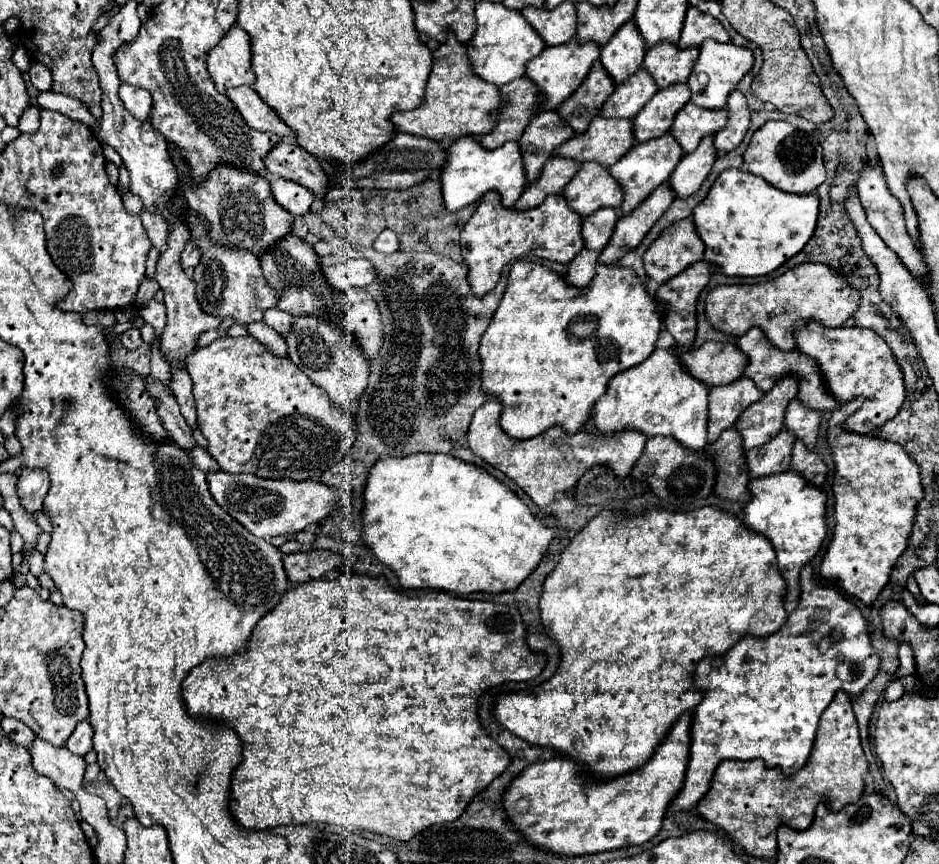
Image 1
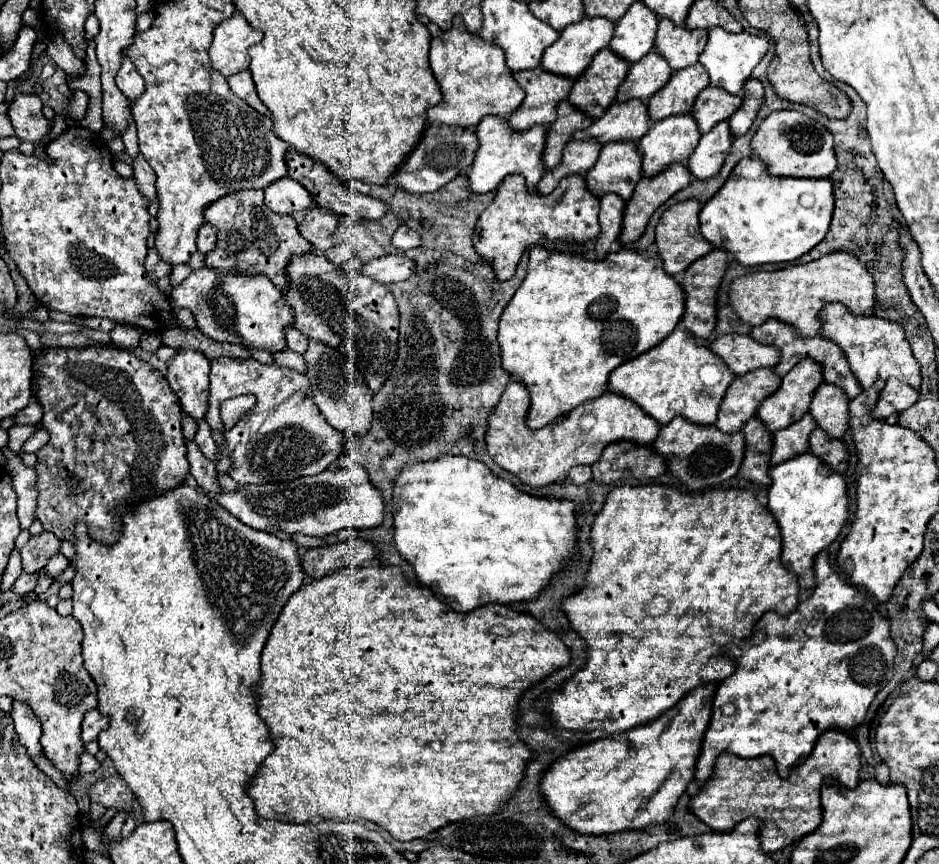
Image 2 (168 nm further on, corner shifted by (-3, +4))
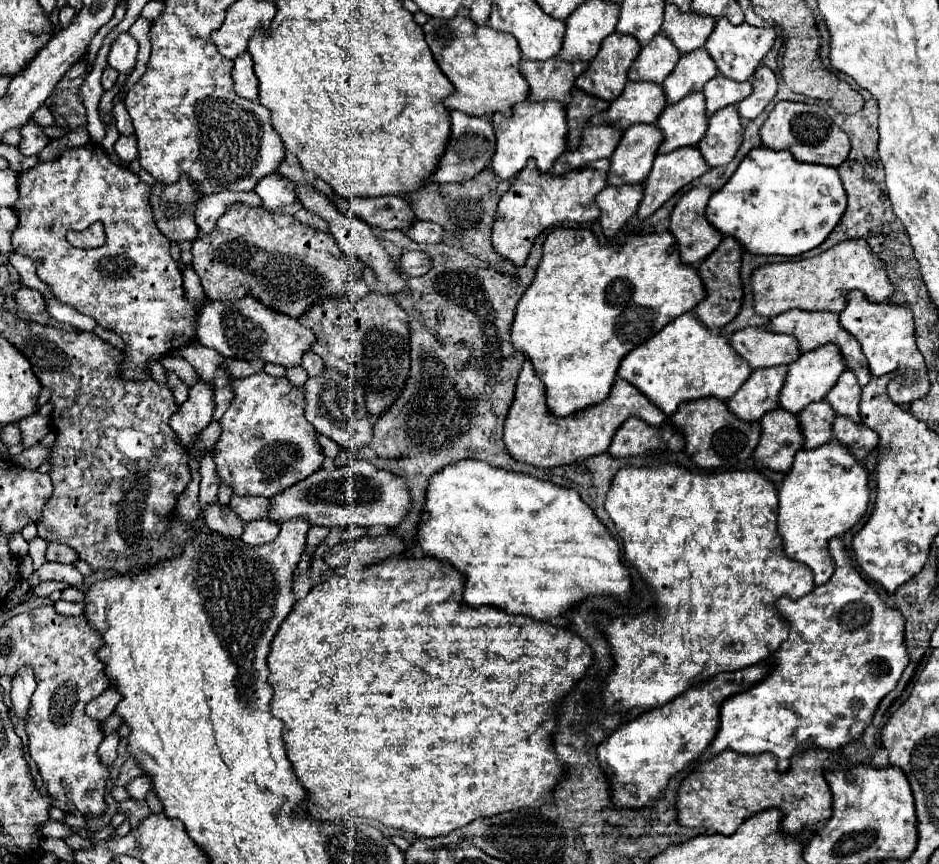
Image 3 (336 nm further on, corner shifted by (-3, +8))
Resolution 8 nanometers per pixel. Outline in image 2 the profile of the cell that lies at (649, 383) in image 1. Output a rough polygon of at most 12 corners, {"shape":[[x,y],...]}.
{"shape":[[676,328],[608,390],[660,426],[716,422],[734,372]]}

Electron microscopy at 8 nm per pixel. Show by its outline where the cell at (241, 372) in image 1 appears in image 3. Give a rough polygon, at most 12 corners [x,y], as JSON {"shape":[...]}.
{"shape":[[232,380],[216,472],[272,498],[322,468],[304,390]]}

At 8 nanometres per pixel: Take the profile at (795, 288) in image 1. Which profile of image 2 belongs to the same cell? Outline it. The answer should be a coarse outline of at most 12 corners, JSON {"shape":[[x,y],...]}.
{"shape":[[856,256],[740,276],[728,298],[752,328],[776,318],[812,338],[818,312],[874,306]]}

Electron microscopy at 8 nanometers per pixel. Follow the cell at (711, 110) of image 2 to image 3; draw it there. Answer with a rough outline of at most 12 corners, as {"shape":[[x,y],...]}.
{"shape":[[718,74],[704,86],[706,114],[752,94],[750,82]]}

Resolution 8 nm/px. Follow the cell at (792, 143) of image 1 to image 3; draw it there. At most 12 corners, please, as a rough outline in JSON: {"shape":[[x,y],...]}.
{"shape":[[778,102],[762,144],[838,168],[850,140],[822,106]]}

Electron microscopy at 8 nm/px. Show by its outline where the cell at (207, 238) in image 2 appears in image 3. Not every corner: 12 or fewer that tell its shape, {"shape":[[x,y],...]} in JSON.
{"shape":[[254,190],[204,196],[196,208],[198,228],[212,232],[234,202],[262,206]]}

